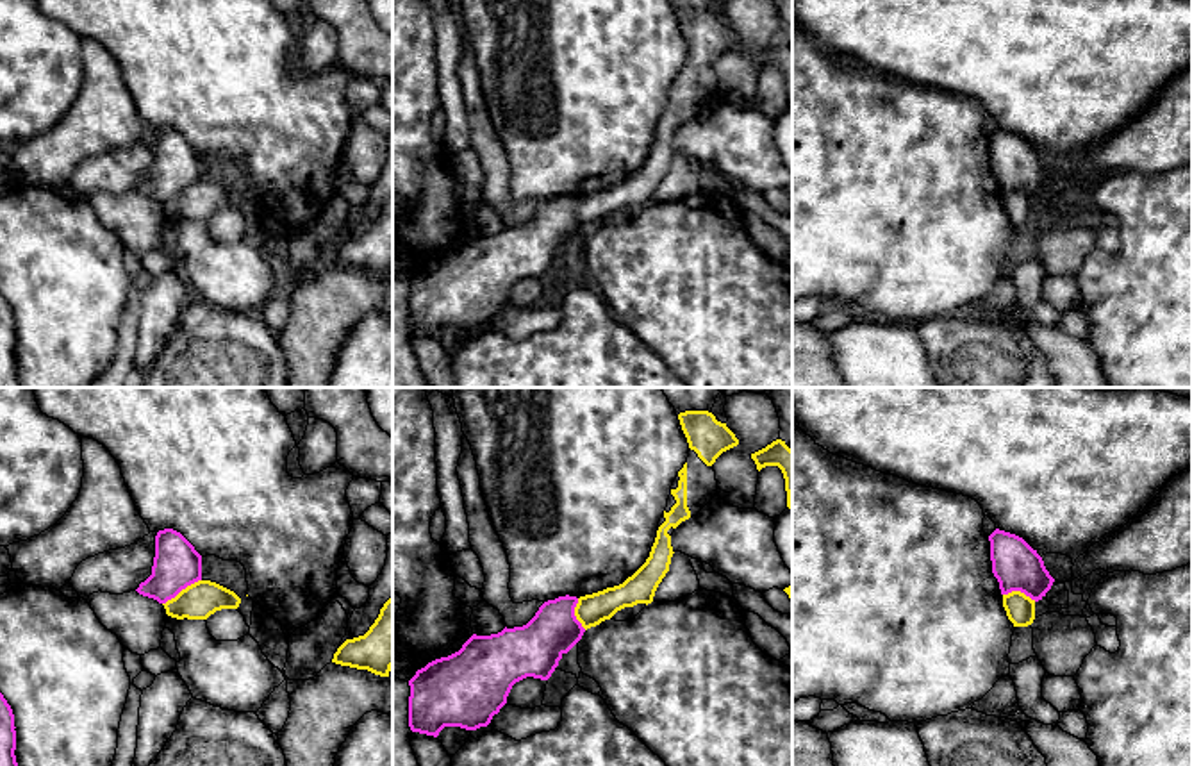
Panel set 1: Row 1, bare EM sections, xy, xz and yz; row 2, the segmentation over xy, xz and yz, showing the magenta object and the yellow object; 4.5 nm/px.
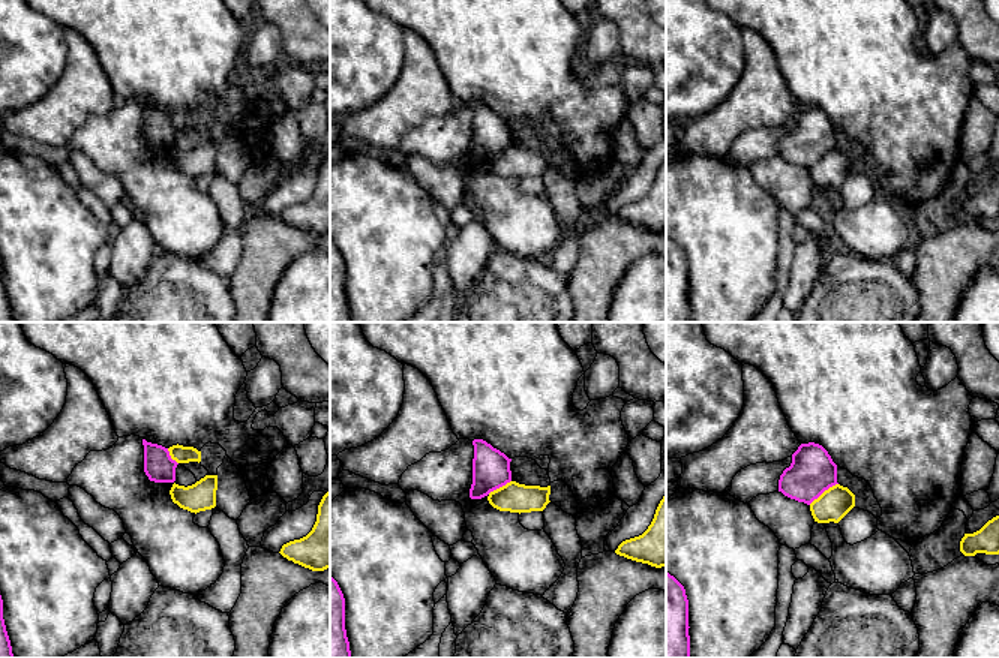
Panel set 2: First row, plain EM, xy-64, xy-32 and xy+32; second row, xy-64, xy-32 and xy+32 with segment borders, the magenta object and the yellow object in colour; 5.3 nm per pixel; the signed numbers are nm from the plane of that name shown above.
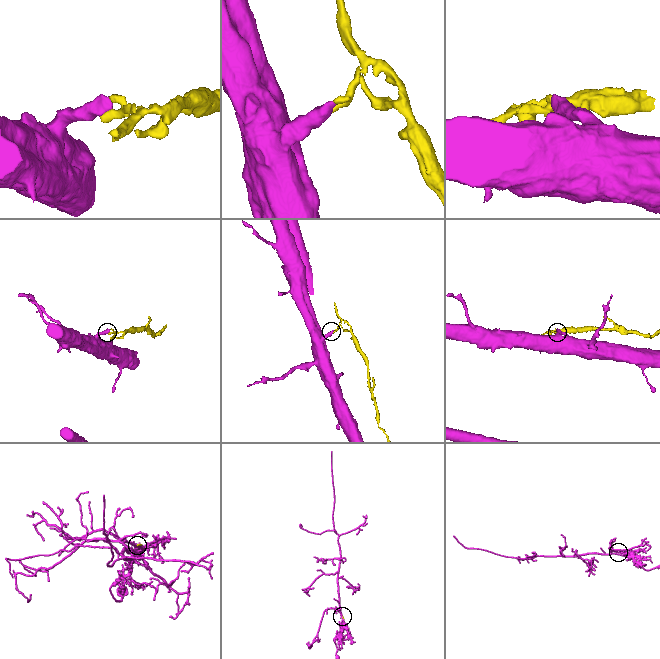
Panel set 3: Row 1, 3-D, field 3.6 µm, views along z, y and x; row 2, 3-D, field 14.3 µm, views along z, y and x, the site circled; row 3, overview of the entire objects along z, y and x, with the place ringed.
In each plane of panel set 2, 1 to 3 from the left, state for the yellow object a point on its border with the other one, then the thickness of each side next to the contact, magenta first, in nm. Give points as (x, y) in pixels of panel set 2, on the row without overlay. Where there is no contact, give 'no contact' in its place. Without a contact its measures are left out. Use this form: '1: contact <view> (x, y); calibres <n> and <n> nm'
1: contact xy-64 (170, 120); calibres 160 and 100 nm
2: contact xy-32 (498, 152); calibres 200 and 160 nm
3: contact xy+32 (822, 156); calibres 240 and 170 nm

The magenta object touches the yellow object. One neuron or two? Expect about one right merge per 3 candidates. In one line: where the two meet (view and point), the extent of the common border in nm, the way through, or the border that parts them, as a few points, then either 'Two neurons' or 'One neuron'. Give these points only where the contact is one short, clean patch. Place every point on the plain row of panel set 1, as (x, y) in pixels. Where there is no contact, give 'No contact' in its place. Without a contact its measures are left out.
Touches magenta at xy (181, 190). Shared border 200 nm. Boundary: xy (200, 179), (163, 204). Two neurons

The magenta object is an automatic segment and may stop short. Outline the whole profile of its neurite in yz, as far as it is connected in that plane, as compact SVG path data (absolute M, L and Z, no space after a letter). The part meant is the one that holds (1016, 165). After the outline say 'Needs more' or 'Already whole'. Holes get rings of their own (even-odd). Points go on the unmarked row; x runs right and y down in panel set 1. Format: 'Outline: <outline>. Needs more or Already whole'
Outline: M996 129L990 136L992 173L1001 195L1021 191L1039 202L1051 189L1055 179L1042 157L1022 137Z. Already whole

